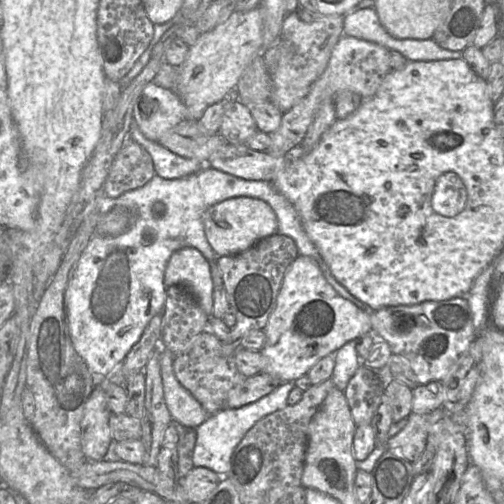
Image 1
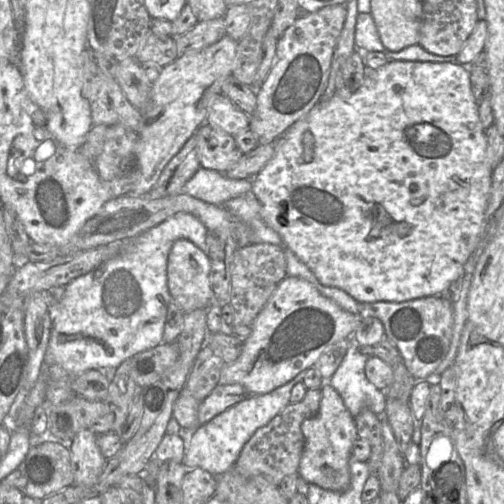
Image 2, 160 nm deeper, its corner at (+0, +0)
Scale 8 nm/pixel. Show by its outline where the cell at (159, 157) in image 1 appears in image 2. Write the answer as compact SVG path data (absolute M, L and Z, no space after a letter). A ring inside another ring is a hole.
M200 167L183 187L183 192L204 202L222 205L252 189L252 178L230 179L224 173Z

